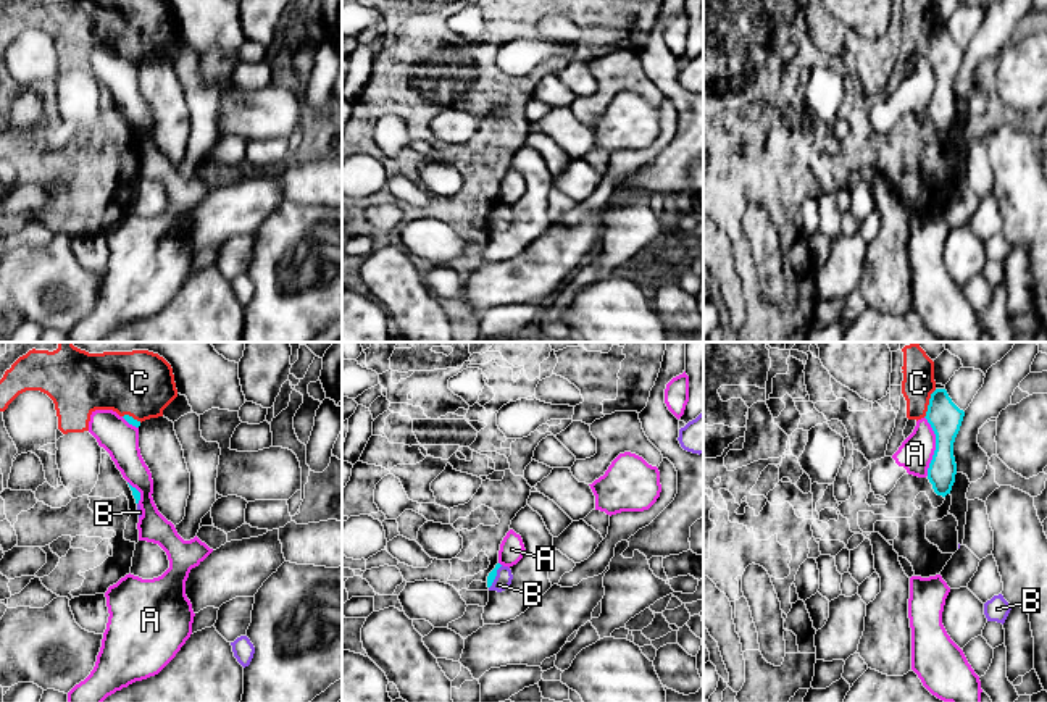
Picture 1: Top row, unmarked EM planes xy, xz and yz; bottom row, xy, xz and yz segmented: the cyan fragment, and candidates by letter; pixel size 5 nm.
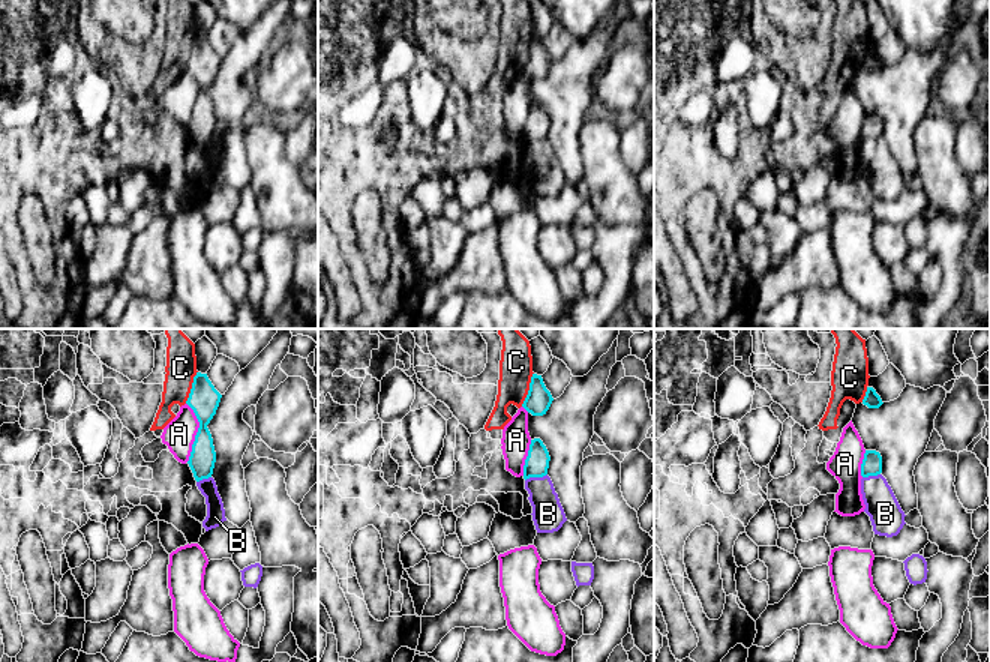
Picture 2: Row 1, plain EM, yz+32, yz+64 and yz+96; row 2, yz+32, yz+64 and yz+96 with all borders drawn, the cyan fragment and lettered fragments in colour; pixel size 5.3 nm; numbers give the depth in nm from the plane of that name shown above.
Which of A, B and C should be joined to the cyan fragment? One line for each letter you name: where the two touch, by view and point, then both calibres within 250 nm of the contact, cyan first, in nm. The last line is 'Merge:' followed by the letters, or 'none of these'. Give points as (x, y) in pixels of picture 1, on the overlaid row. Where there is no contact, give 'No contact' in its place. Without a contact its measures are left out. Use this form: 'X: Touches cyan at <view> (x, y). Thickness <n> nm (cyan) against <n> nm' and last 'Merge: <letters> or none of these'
B: Touches cyan at xz (496, 575). Thickness 40 nm (cyan) against 80 nm
Merge: B

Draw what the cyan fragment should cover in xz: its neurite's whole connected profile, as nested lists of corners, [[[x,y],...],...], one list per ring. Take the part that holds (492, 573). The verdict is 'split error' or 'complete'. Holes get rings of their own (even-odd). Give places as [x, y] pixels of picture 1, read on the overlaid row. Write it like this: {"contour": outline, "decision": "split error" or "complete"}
{"contour": [[[497,563],[487,576],[487,587],[489,591],[502,592],[511,584],[511,579],[511,570],[508,566]]], "decision": "split error"}

